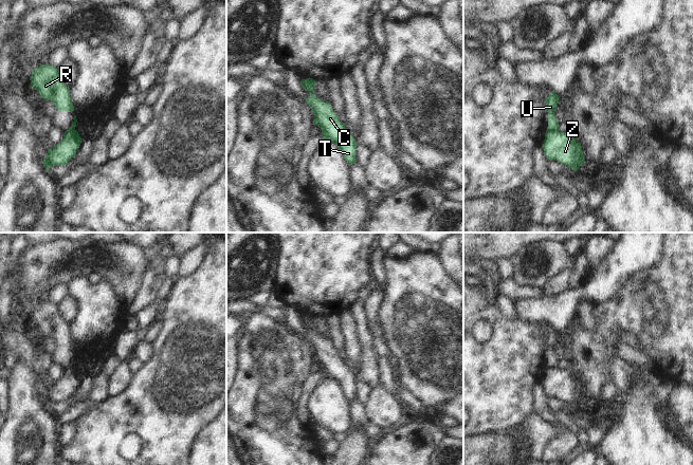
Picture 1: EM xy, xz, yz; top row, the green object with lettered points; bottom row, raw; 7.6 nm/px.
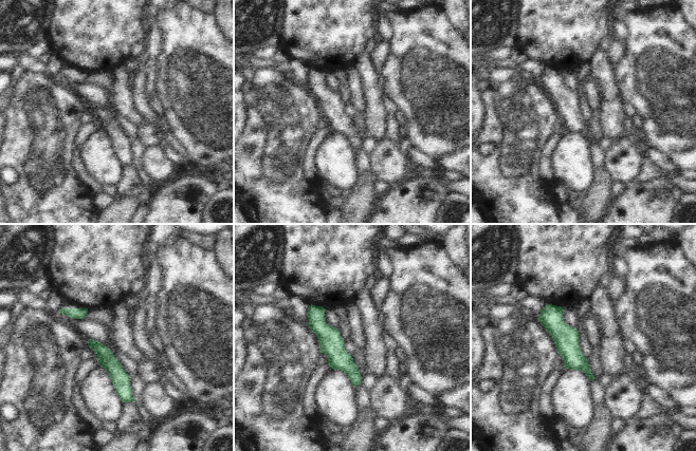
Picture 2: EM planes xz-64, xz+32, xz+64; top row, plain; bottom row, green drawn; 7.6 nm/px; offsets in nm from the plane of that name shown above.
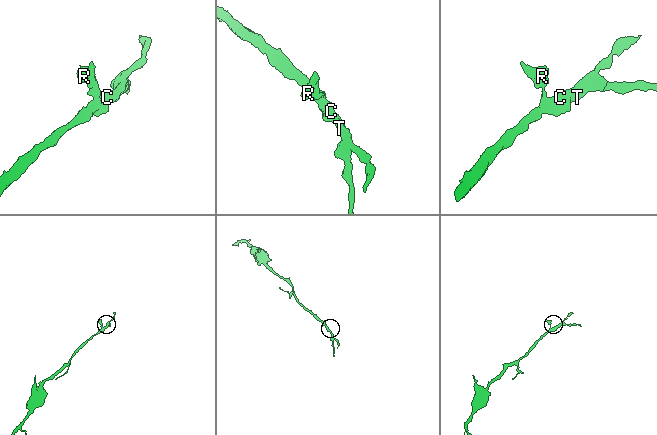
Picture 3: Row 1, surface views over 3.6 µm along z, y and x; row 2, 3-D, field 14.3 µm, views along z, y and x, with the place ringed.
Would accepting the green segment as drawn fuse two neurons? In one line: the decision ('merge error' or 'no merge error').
merge error

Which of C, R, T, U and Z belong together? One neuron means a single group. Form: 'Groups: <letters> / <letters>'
Groups: C T Z / R U.

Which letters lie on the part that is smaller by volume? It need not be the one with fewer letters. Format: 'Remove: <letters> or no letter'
Remove: R, U

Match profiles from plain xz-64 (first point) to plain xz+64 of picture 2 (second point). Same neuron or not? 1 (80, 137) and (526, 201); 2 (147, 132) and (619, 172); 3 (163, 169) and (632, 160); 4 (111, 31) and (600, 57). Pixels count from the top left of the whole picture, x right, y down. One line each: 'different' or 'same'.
1: same
2: different
3: same
4: different

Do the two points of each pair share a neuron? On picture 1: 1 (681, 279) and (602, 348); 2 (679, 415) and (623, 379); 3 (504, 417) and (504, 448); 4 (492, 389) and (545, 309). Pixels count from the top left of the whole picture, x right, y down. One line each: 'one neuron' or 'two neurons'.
1: one neuron
2: two neurons
3: two neurons
4: two neurons

